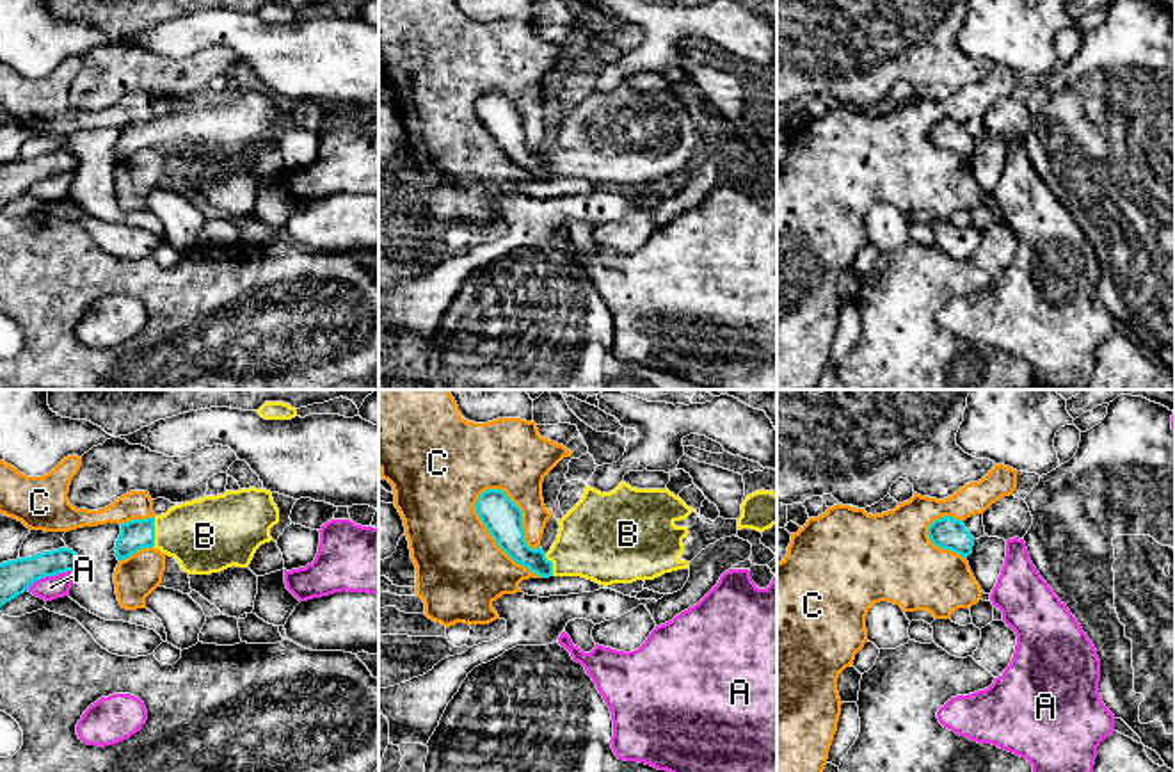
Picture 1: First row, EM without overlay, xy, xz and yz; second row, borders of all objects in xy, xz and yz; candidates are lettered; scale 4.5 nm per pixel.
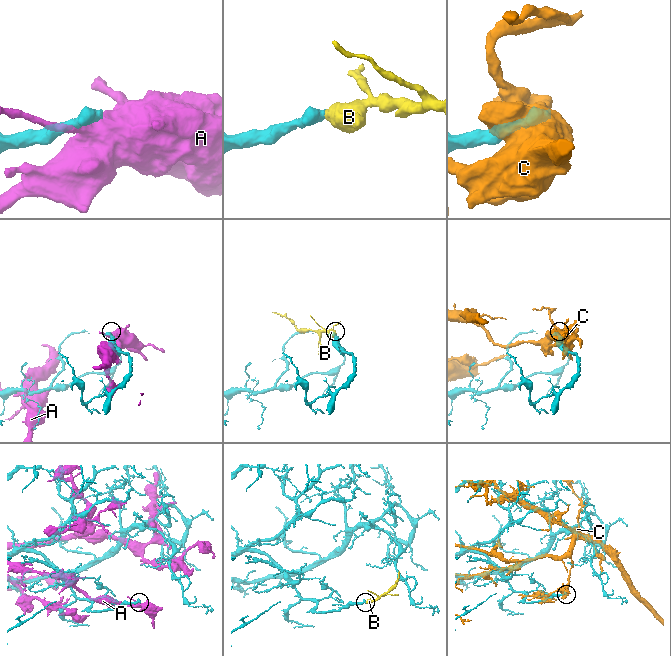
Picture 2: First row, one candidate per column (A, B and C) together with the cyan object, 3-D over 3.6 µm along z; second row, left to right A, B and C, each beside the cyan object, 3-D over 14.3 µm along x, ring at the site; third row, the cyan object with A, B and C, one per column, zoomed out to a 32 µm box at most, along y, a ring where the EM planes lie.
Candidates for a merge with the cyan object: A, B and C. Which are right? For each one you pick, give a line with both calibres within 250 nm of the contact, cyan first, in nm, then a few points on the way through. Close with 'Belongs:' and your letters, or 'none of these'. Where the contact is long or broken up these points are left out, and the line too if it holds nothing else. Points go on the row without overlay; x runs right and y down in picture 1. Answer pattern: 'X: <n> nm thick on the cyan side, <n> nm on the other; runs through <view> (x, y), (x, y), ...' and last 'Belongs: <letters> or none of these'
B: 140 nm thick on the cyan side, 340 nm on the other; runs through xy (135, 136), (153, 134), (192, 134), (205, 137)
Belongs: B

